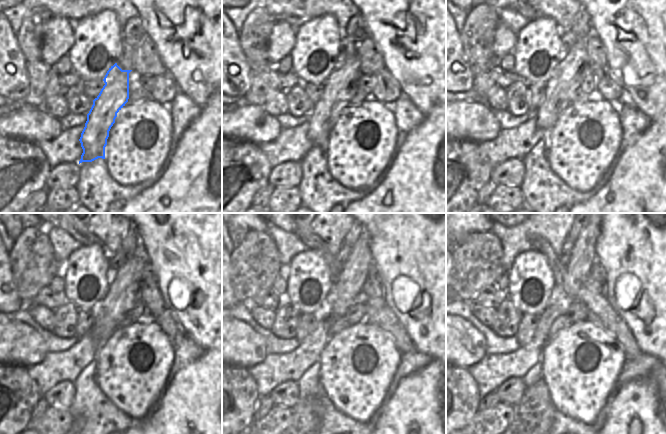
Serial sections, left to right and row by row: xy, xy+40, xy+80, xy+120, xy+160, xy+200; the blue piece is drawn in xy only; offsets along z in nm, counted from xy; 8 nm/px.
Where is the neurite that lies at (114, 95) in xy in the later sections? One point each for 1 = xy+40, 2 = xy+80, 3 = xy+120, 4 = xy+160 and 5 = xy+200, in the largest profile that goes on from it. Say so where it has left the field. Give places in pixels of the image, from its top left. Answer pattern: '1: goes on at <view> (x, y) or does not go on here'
1: goes on at xy+40 (340, 86)
2: goes on at xy+80 (561, 88)
3: goes on at xy+120 (123, 291)
4: goes on at xy+160 (348, 283)
5: goes on at xy+200 (579, 267)

